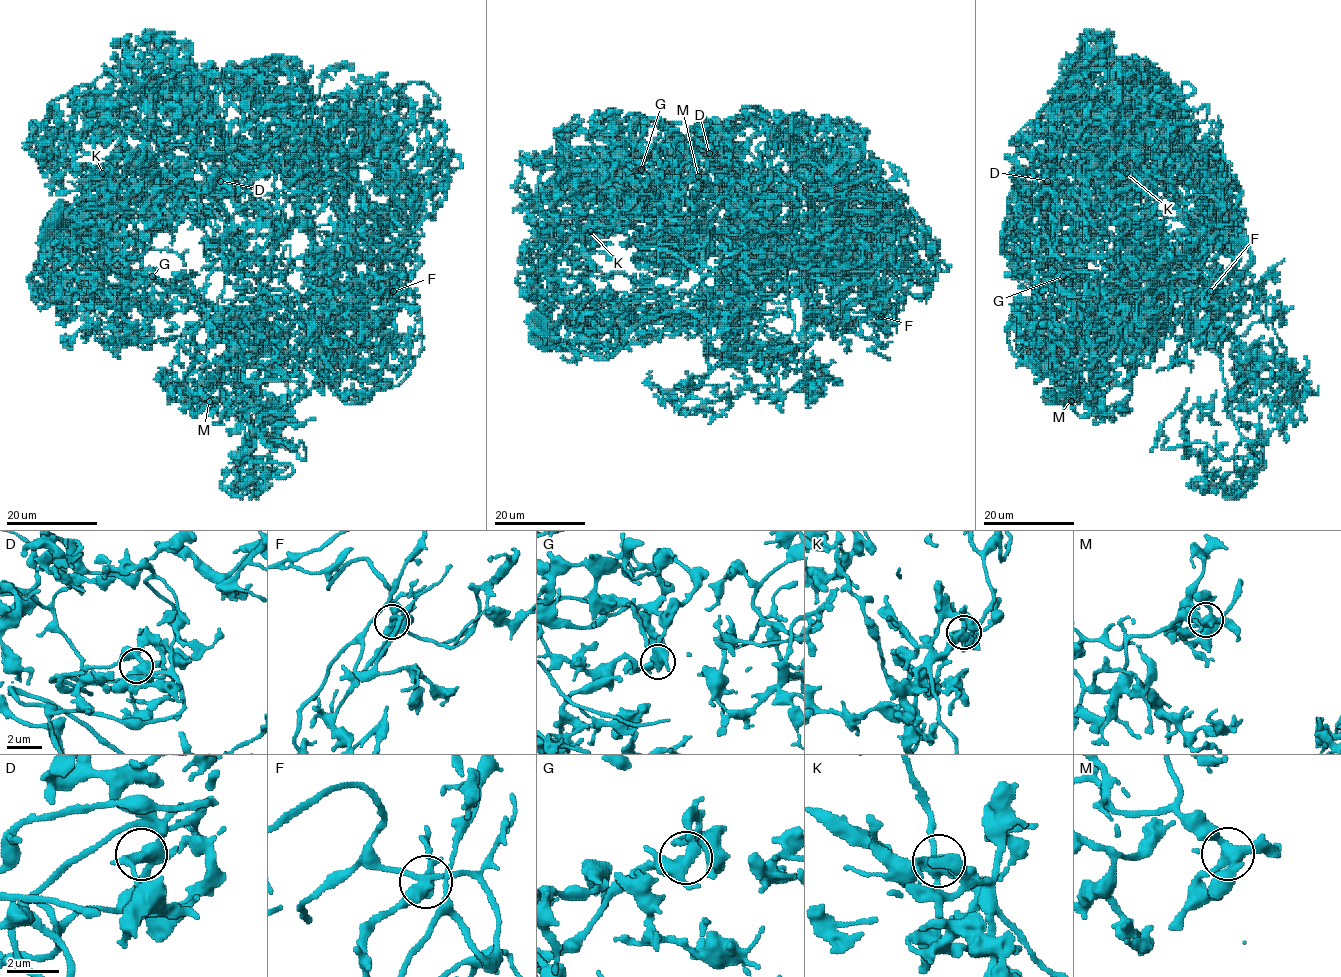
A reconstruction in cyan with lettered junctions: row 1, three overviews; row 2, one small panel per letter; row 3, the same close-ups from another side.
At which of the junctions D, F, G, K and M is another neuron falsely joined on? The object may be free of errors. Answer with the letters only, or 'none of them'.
none of them

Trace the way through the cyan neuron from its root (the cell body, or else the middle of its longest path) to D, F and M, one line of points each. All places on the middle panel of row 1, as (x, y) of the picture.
D: (545, 332), (610, 356), (659, 315), (752, 308), (734, 230), (693, 221), (717, 174), (676, 156), (709, 153)
F: (545, 332), (610, 356), (643, 322), (693, 310), (805, 349), (811, 264), (833, 267), (845, 306), (881, 316)
M: (545, 332), (610, 356), (659, 315), (752, 308), (703, 259), (710, 216), (715, 231), (672, 181), (697, 177)

